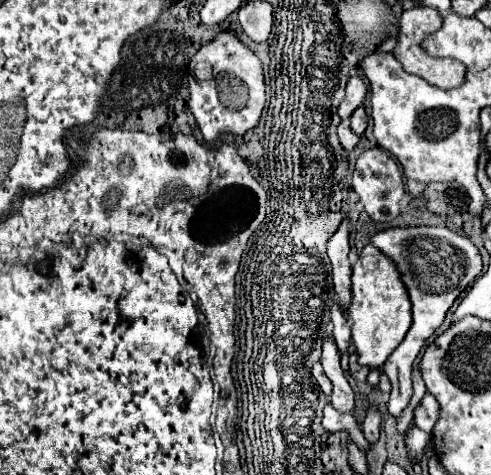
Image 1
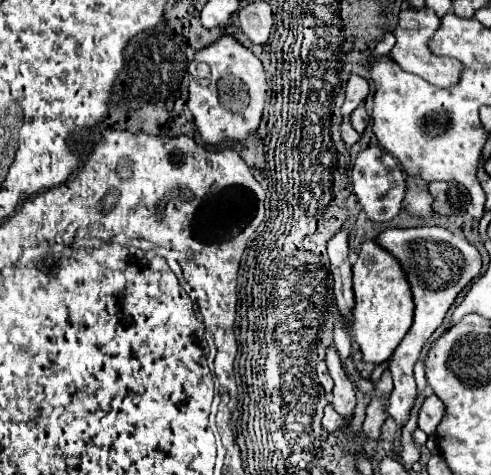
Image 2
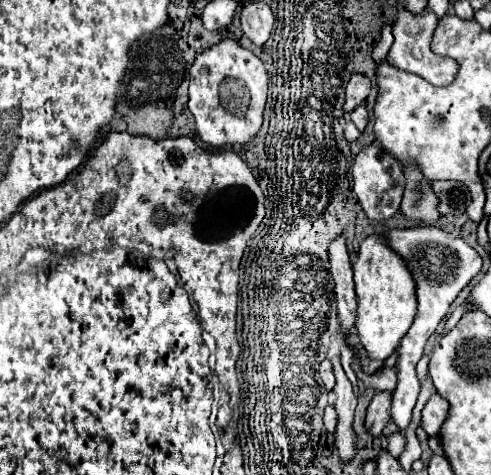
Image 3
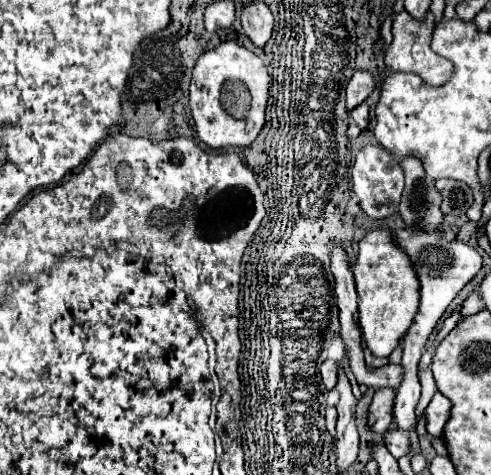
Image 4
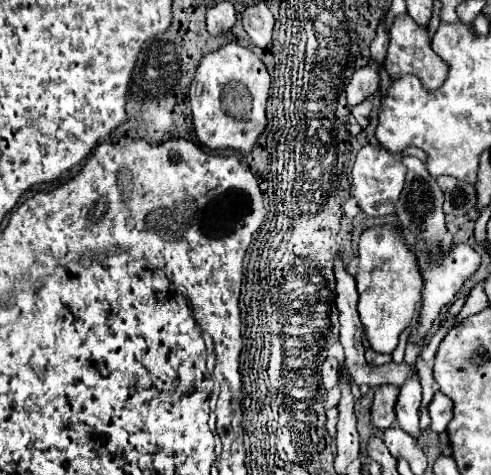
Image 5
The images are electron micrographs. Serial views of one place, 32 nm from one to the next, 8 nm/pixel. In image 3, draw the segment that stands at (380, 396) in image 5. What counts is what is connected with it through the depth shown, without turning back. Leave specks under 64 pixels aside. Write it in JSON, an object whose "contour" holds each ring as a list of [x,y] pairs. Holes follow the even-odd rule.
{"contour":[[[376,392],[366,414],[366,430],[374,436],[380,436],[384,426],[390,422],[390,402],[392,392]]]}

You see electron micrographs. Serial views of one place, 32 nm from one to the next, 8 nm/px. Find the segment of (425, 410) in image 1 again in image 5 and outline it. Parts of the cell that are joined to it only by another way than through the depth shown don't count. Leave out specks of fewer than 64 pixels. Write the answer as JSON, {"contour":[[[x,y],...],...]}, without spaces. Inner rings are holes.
{"contour":[[[436,392],[428,410],[430,410],[430,416],[432,416],[432,426],[430,428],[434,432],[442,434],[448,428],[448,422],[452,420],[452,400],[446,394]]]}

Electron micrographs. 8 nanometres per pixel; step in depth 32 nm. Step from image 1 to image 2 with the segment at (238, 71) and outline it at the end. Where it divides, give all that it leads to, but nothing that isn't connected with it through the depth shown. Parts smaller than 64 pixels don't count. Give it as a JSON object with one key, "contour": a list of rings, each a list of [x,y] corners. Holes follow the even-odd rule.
{"contour":[[[222,36],[218,42],[200,50],[190,68],[190,98],[188,108],[194,114],[200,138],[206,144],[222,144],[224,140],[242,142],[256,132],[262,120],[266,102],[266,74],[262,62],[232,36]]]}

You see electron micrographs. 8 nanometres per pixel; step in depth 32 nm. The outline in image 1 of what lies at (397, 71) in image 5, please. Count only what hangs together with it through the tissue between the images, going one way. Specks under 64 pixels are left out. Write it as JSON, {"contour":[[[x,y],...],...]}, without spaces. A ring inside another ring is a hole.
{"contour":[[[410,8],[404,10],[400,16],[400,34],[398,34],[398,44],[392,50],[392,54],[396,56],[396,60],[402,64],[402,68],[410,74],[416,74],[420,78],[424,78],[426,82],[438,86],[438,88],[456,88],[464,82],[464,66],[458,60],[444,60],[444,58],[432,58],[430,54],[424,52],[422,42],[426,36],[430,36],[432,32],[440,30],[442,26],[442,16],[434,10],[434,8]]]}

